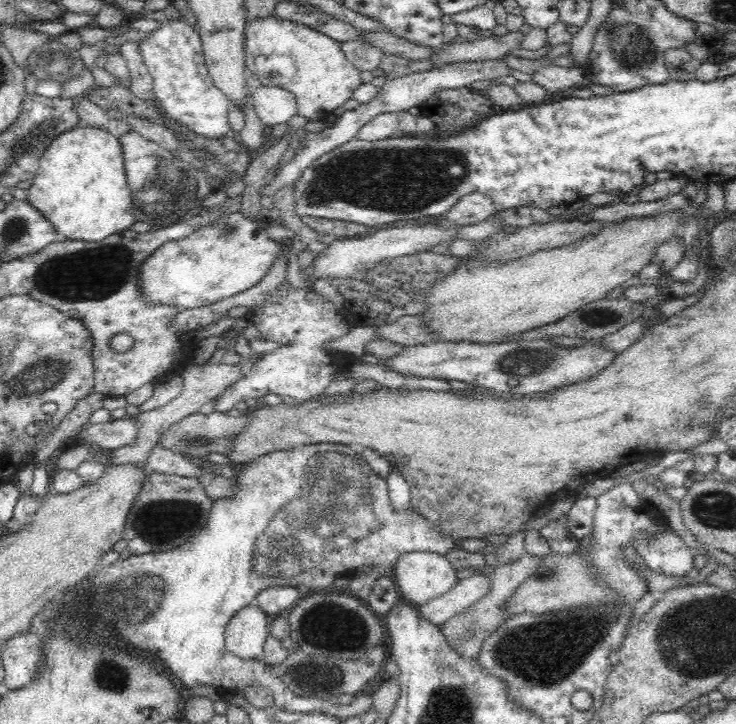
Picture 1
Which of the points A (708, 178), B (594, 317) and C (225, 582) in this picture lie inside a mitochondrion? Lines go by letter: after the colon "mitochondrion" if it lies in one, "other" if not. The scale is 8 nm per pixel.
A: other
B: mitochondrion
C: other

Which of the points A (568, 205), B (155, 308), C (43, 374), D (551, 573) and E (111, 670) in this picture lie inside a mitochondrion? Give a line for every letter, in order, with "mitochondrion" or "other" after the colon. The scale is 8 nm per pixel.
A: other
B: other
C: mitochondrion
D: mitochondrion
E: mitochondrion

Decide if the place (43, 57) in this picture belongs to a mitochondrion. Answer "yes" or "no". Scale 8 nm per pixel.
yes

